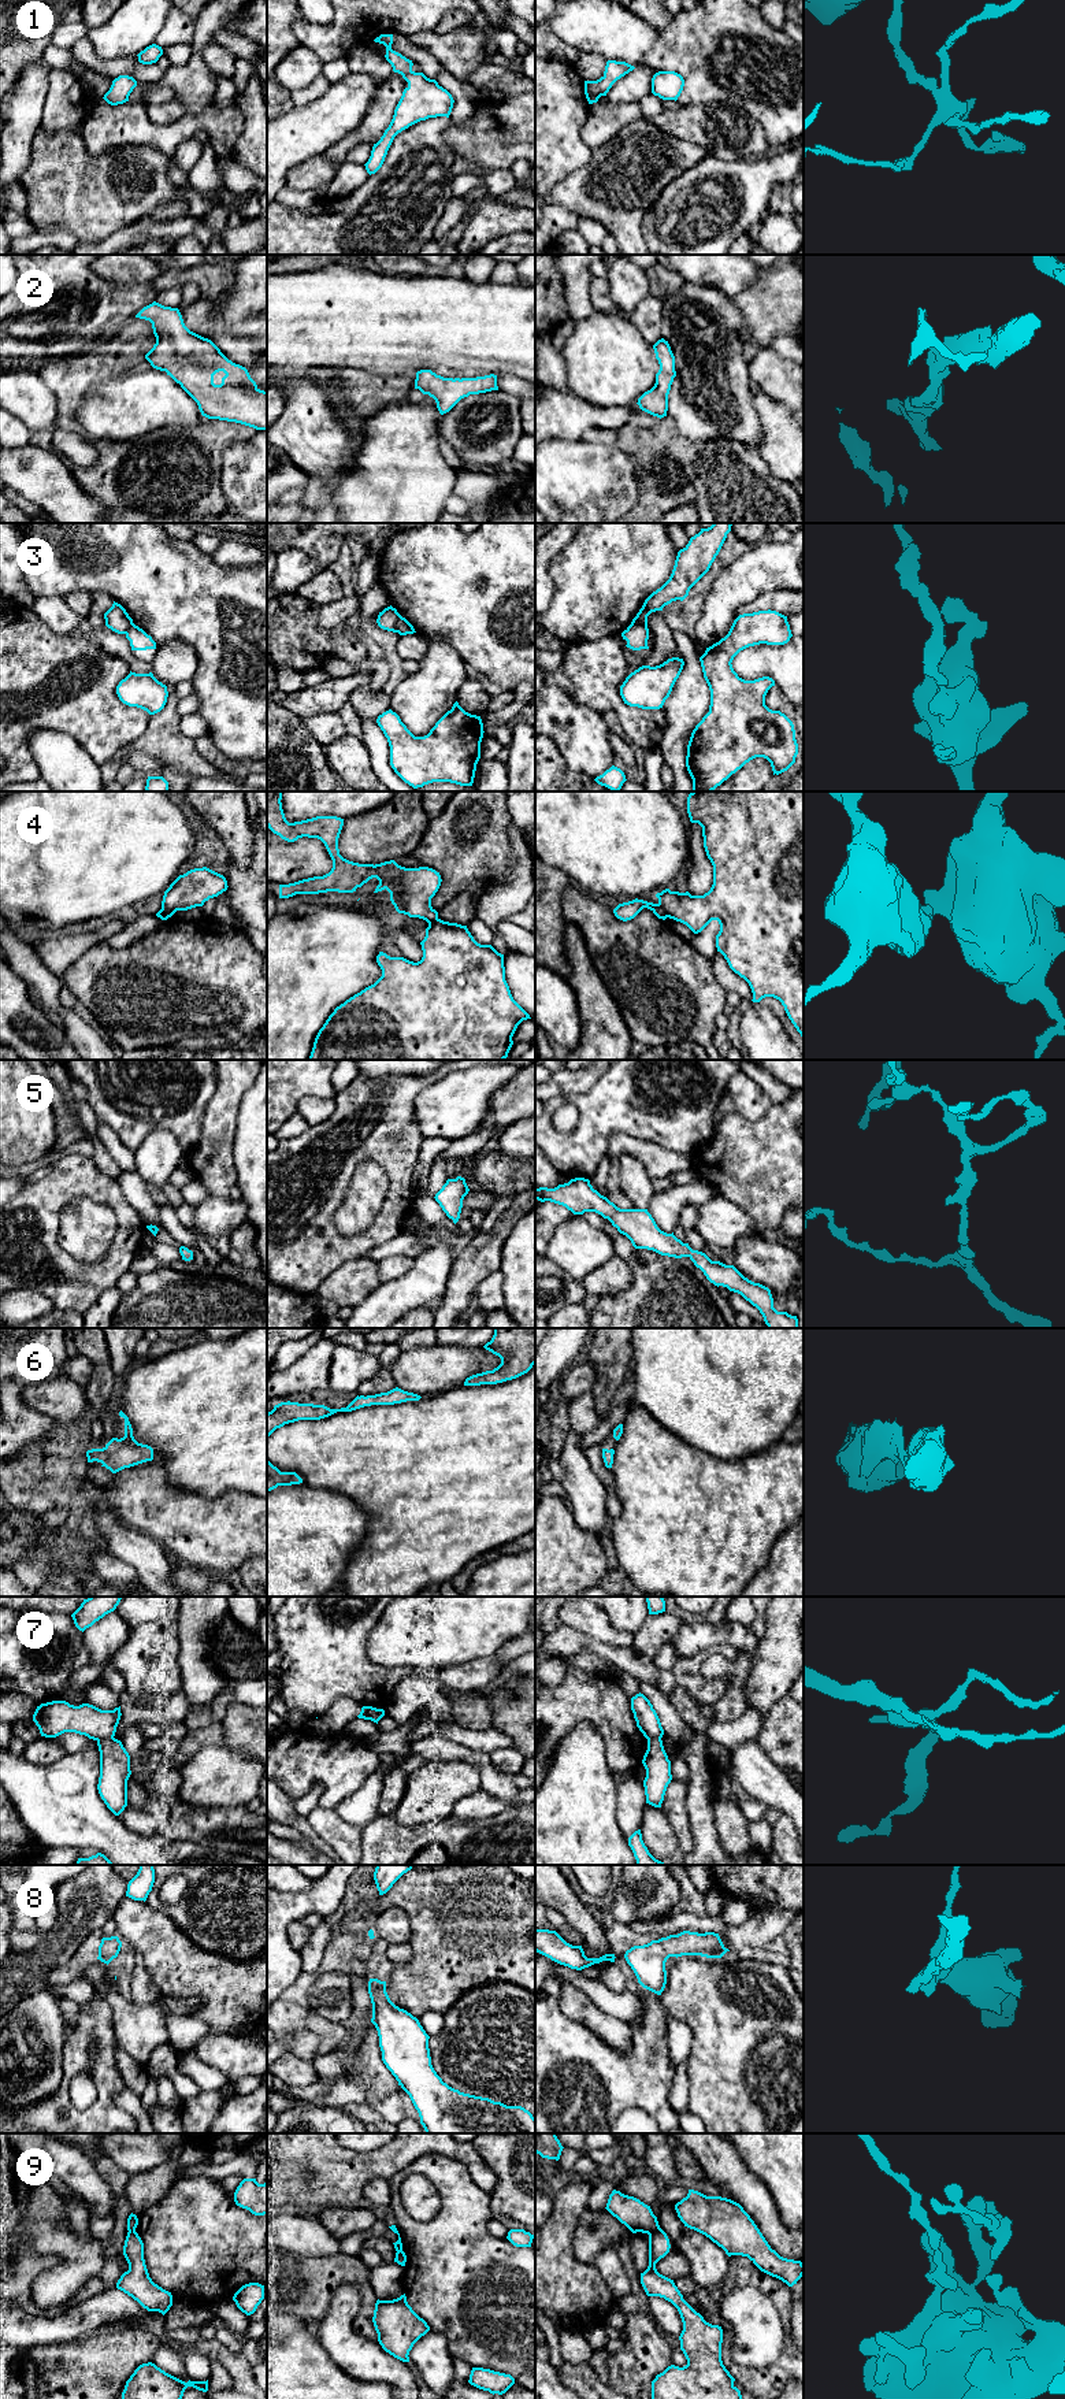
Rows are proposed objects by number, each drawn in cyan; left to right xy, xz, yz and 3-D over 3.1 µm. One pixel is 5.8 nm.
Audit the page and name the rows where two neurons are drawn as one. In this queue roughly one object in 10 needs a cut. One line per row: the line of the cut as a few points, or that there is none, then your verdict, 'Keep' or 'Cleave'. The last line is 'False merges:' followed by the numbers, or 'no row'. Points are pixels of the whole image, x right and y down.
1: No split. Keep
2: No split. Keep
3: Split along yz (646, 625), (631, 625), (627, 629). Cleave
4: Split along yz (657, 904), (667, 916). Cleave
5: No split. Keep
6: No split. Keep
7: Split along xy (112, 1736), (97, 1742). Cleave
8: No split. Keep
9: Split along yz (659, 2227), (649, 2235). Cleave
False merges: 3, 4, 7, 9

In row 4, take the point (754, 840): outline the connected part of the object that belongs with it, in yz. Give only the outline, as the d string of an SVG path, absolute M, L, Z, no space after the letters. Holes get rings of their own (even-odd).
M691 791L687 813L691 823L702 827L704 848L713 865L713 885L704 896L665 889L656 894L660 908L694 934L717 920L717 952L749 983L752 1001L779 1000L804 1039L804 791Z

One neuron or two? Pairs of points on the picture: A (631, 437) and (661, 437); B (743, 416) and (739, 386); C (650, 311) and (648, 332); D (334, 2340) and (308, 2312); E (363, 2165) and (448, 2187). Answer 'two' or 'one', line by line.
A: one
B: one
C: one
D: two
E: two

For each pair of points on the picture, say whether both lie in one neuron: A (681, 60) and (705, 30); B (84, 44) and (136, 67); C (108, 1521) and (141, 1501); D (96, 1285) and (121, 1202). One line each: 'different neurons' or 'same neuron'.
A: same neuron
B: same neuron
C: different neurons
D: same neuron

